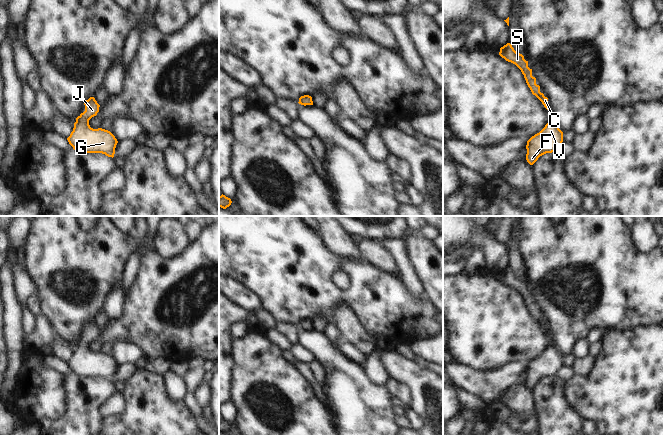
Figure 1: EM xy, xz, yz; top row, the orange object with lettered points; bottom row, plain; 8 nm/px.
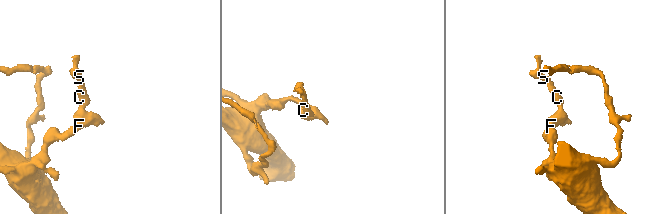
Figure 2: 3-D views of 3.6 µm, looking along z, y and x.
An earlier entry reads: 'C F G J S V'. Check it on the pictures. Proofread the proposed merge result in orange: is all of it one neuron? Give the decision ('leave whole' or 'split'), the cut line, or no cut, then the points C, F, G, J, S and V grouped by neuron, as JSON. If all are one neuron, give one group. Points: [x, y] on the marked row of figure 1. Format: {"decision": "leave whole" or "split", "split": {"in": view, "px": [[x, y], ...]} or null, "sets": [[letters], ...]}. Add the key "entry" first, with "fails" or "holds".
{"entry": "holds", "decision": "leave whole", "split": null, "sets": [["C", "F", "G", "J", "S", "V"]]}

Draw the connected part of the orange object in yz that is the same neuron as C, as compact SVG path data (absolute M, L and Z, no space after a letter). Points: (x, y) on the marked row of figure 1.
M510 43L500 48L499 55L506 61L515 64L521 70L532 94L549 111L548 123L539 133L527 141L526 160L530 165L533 165L540 156L557 151L563 142L563 132L557 126L552 111L548 109L548 98L540 92L540 86L536 84L536 78L532 76L532 69L528 67L528 61L524 59L524 56L517 53Z

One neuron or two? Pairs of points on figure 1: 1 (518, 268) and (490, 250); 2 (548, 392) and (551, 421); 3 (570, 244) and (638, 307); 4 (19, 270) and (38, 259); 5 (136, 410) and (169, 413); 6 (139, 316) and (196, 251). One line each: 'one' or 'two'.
1: two
2: one
3: one
4: two
5: one
6: one

